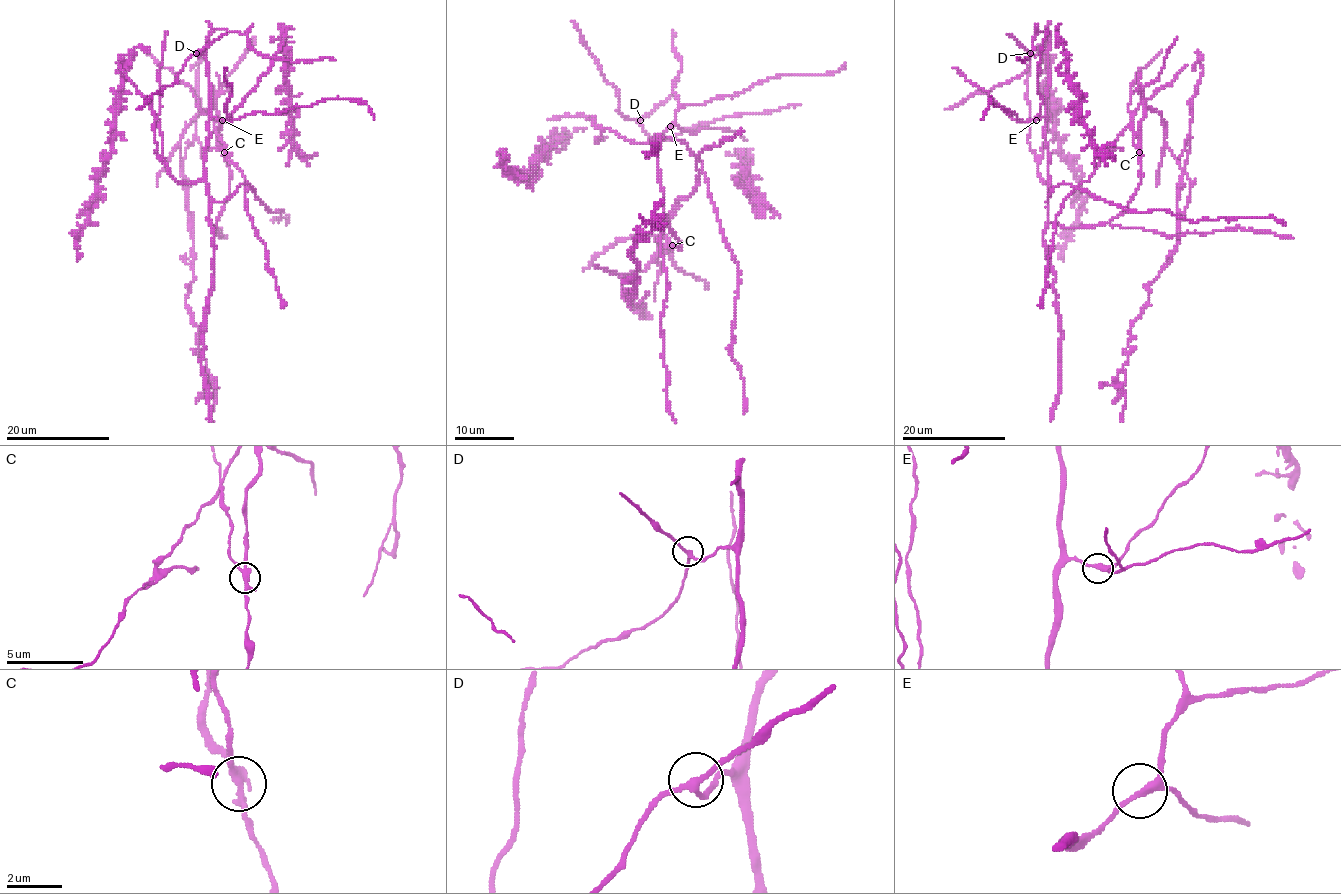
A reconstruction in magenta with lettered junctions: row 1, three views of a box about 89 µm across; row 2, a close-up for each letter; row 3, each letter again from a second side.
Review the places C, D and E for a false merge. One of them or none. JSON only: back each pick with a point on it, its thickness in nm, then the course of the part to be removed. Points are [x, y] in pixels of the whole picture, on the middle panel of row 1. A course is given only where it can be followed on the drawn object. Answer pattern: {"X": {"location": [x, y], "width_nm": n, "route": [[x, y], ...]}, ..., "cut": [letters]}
{"C": {"location": [672, 245], "width_nm": 220, "route": [[672, 245], [642, 272], [621, 275], [624, 295], [637, 287], [637, 261], [628, 255], [636, 240], [660, 226]]}, "cut": ["C"]}

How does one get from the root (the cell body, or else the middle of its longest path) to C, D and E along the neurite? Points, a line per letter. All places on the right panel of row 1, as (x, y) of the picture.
C: (1087, 181), (1131, 121), (1134, 146), (1139, 152)
D: (1087, 181), (1076, 187), (1060, 183), (1050, 192), (1046, 201), (1049, 197), (1047, 54), (1030, 53)
E: (1087, 181), (1076, 187), (1060, 183), (1050, 192), (1046, 201), (1049, 197), (1046, 121), (1043, 117), (1036, 120)

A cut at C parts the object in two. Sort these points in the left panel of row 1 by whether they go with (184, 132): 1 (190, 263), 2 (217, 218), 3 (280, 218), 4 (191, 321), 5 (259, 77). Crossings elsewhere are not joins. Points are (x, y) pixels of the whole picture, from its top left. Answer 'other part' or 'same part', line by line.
1: same part
2: other part
3: other part
4: same part
5: other part

